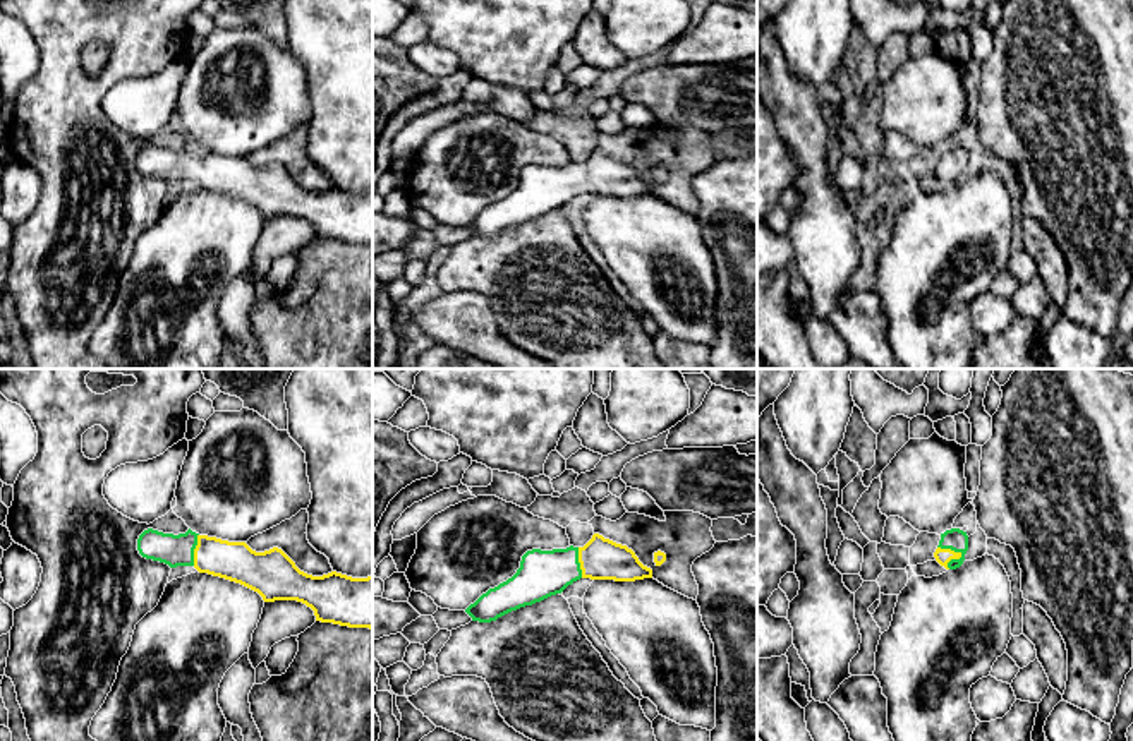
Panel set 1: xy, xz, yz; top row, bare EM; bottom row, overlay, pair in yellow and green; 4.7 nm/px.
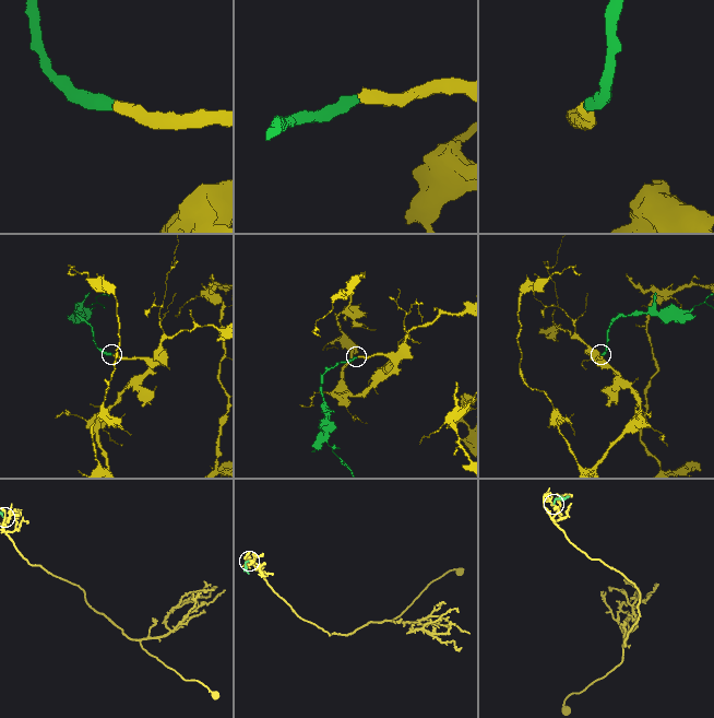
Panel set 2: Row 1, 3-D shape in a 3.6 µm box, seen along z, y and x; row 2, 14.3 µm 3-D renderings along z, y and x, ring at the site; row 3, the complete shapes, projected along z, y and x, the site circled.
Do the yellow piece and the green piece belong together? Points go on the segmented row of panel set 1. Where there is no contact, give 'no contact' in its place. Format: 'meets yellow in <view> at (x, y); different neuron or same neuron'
meets yellow in yz at (950, 549); same neuron

